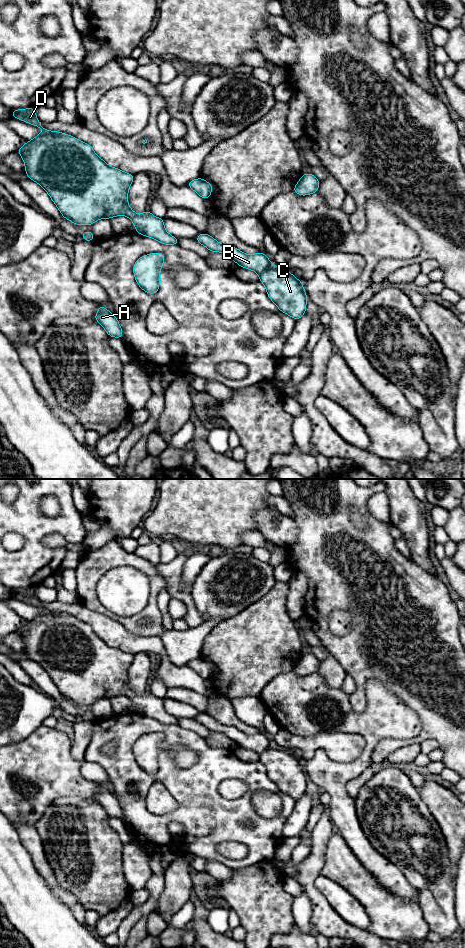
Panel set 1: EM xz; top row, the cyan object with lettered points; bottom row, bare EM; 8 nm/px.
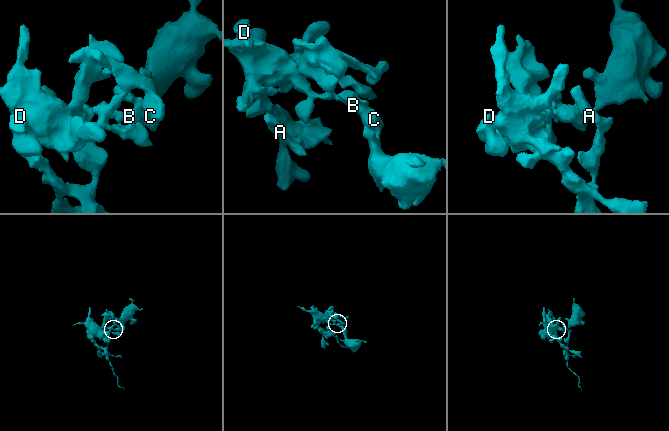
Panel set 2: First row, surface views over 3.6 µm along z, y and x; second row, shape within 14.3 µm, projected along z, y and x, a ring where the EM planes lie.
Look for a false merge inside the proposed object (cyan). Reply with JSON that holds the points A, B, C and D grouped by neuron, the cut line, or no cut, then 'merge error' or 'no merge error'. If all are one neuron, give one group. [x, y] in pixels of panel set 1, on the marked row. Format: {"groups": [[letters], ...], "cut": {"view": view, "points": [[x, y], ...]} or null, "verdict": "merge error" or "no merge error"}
{"groups": [["A", "B", "D"], ["C"]], "cut": {"view": "xz", "points": [[272, 264], [259, 274]]}, "verdict": "merge error"}

